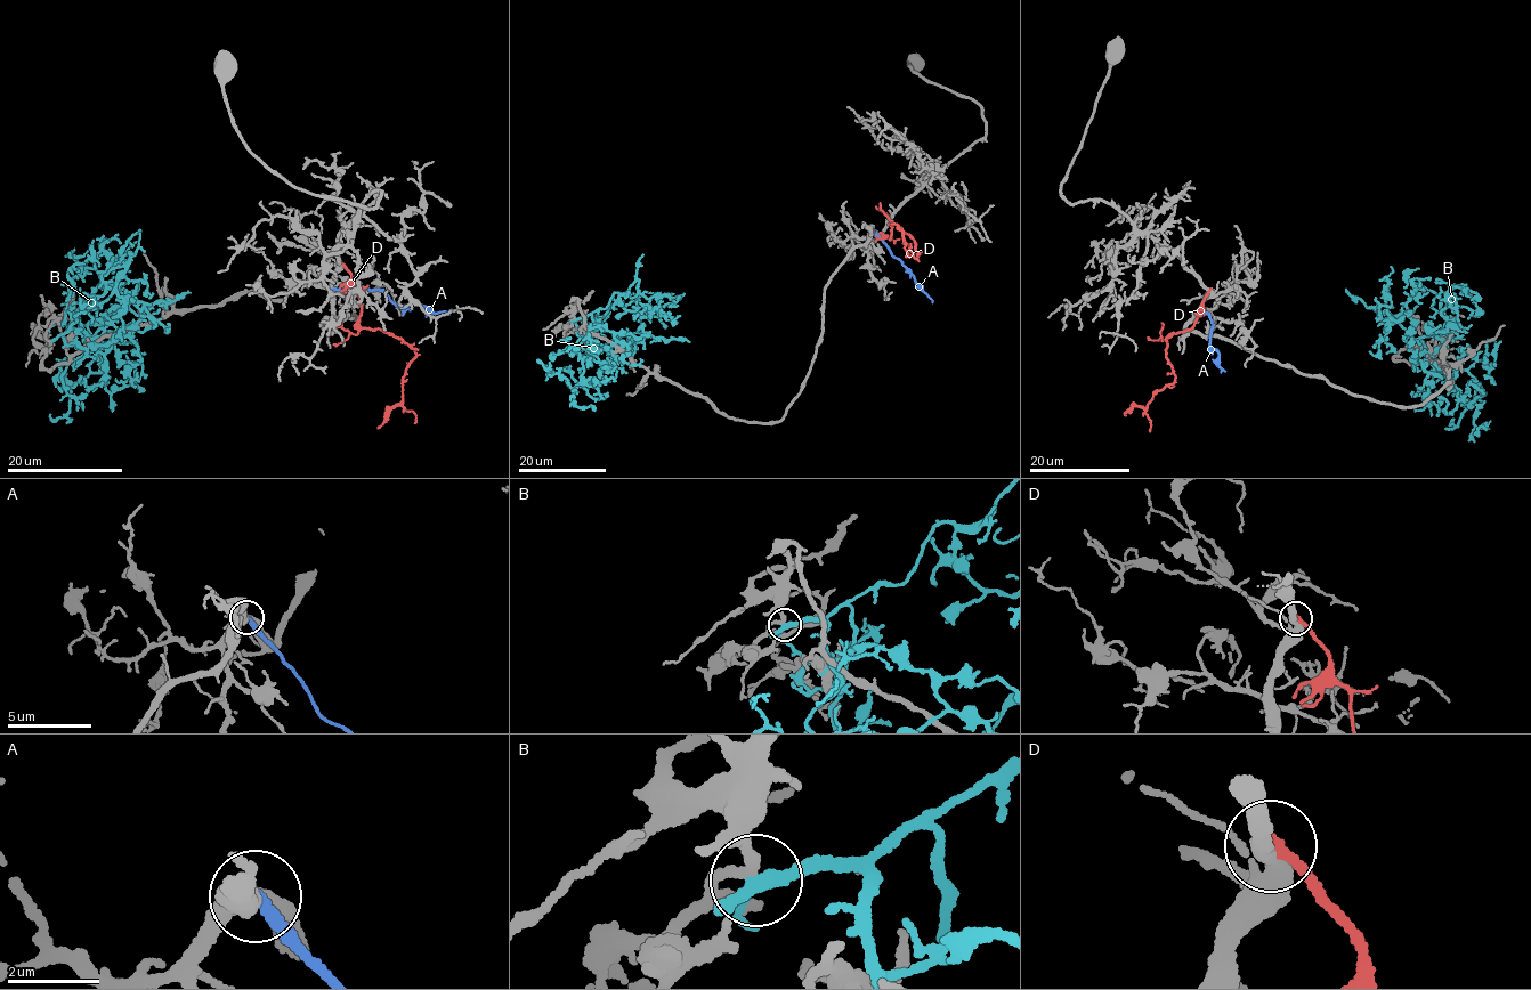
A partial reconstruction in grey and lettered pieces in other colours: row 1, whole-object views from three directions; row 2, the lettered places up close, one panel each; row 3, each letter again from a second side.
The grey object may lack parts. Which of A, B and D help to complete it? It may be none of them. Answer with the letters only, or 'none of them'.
none of them

